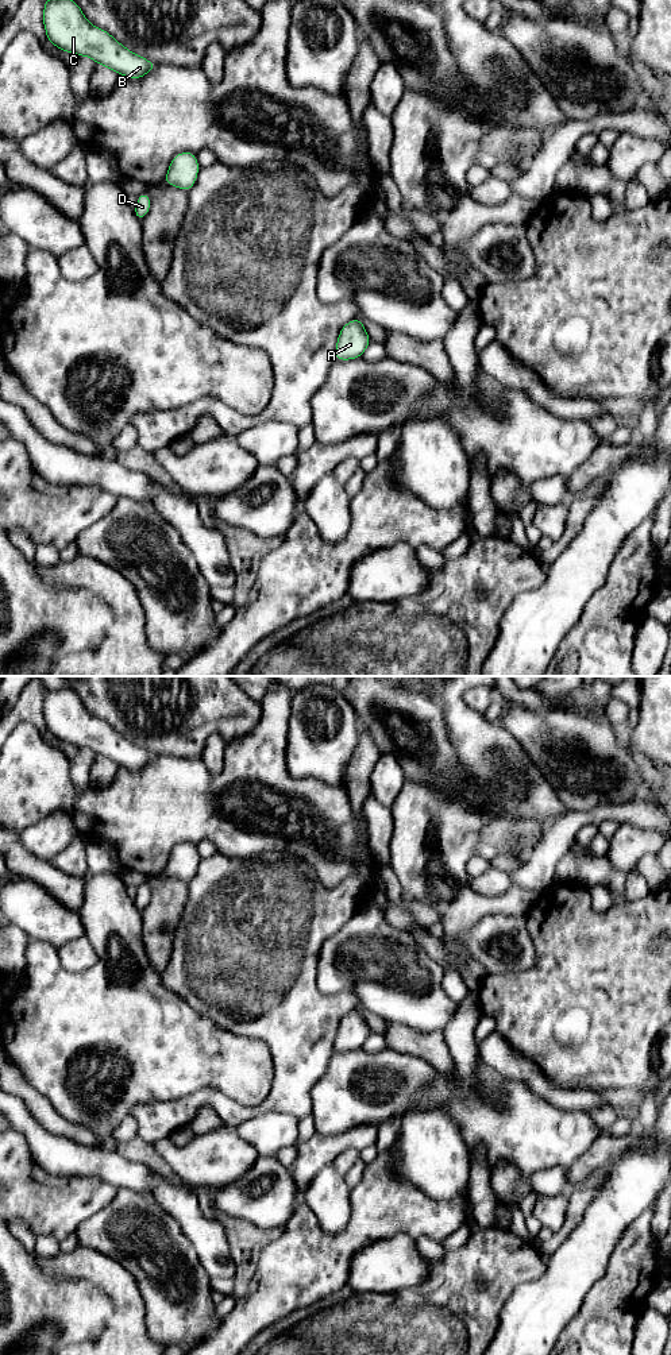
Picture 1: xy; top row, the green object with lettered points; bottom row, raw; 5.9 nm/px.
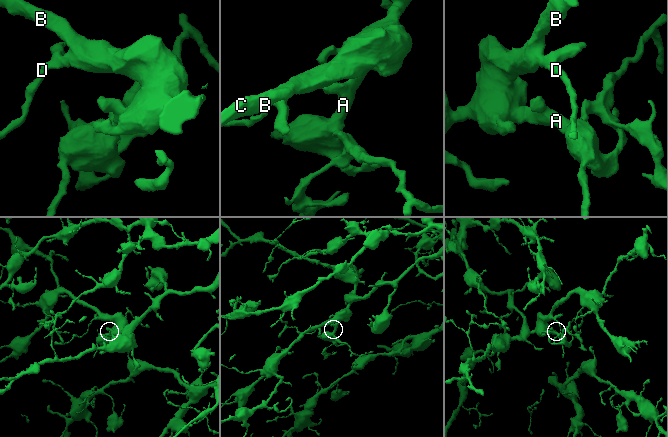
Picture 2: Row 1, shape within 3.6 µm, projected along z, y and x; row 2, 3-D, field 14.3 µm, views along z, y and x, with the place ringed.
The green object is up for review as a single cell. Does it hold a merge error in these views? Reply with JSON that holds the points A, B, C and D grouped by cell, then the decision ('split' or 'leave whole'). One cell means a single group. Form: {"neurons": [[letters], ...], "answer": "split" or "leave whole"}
{"neurons": [["A", "B", "C", "D"]], "answer": "leave whole"}

